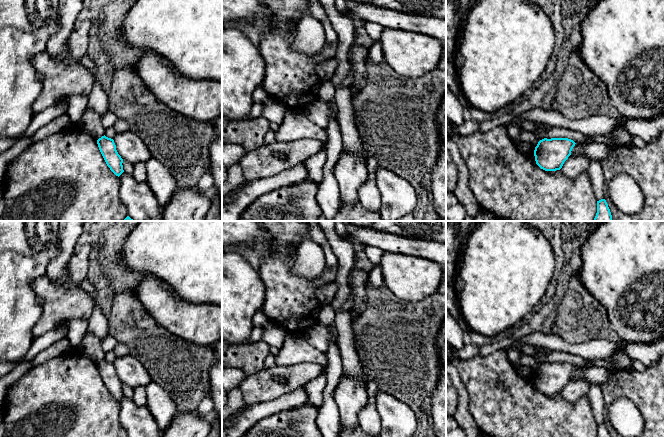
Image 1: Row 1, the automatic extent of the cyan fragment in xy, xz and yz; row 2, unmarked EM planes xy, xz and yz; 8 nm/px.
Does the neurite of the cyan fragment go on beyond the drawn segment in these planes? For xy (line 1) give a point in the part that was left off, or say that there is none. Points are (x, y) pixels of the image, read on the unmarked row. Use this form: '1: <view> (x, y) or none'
1: none

